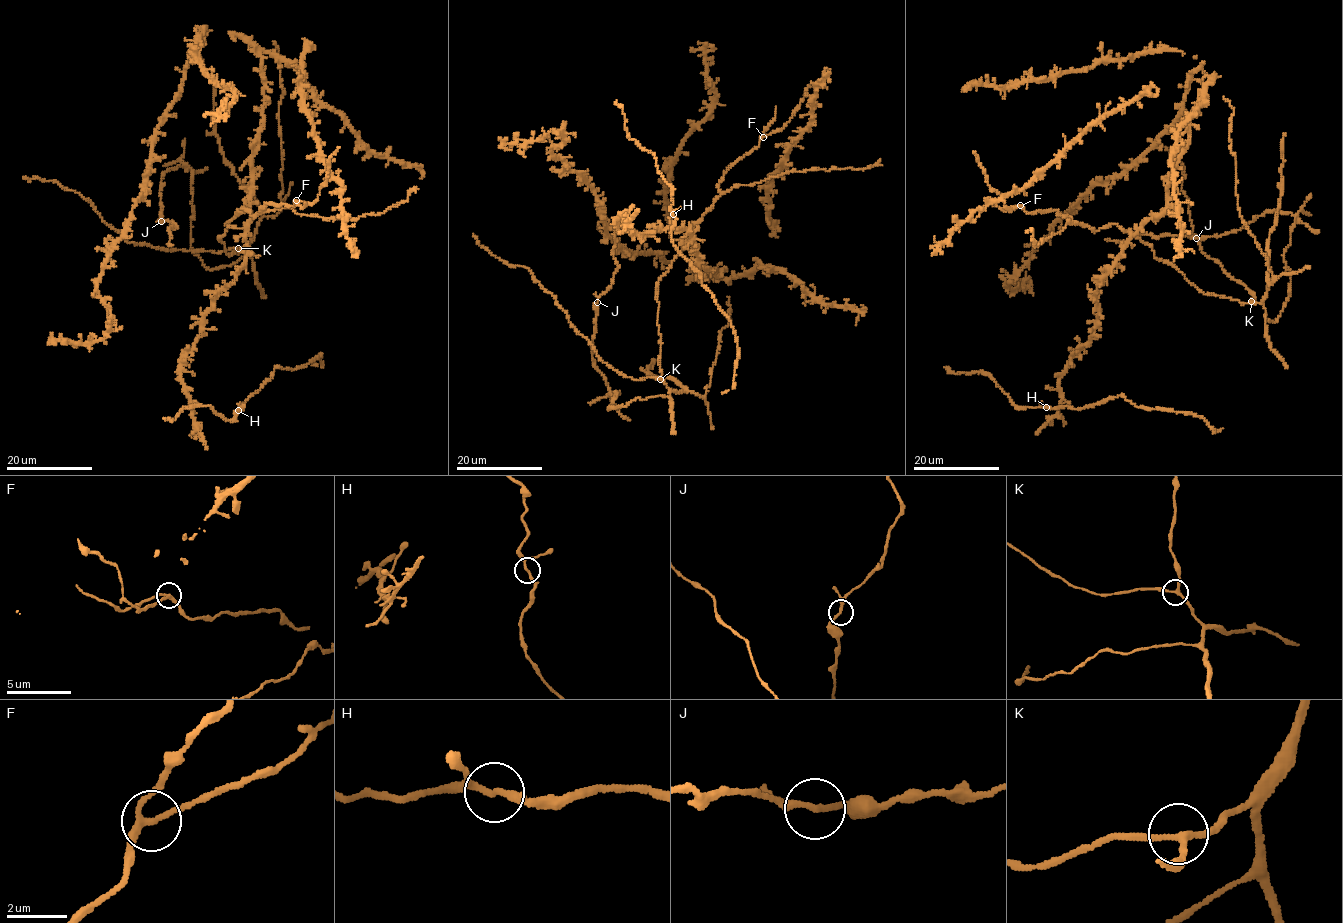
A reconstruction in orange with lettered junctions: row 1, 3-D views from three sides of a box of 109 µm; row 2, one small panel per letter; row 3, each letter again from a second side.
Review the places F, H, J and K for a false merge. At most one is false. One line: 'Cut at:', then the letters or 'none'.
Cut at: none

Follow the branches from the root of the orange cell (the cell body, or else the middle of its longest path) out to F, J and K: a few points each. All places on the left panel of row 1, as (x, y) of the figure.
F: (253, 173), (251, 200), (241, 211), (242, 206), (253, 217), (267, 203), (292, 206), (296, 200)
J: (253, 173), (218, 237), (249, 248), (231, 264), (191, 247), (185, 165), (162, 176), (161, 221)
K: (253, 173), (251, 200), (240, 208), (227, 223), (226, 232), (218, 237), (228, 255), (238, 251), (238, 248)

